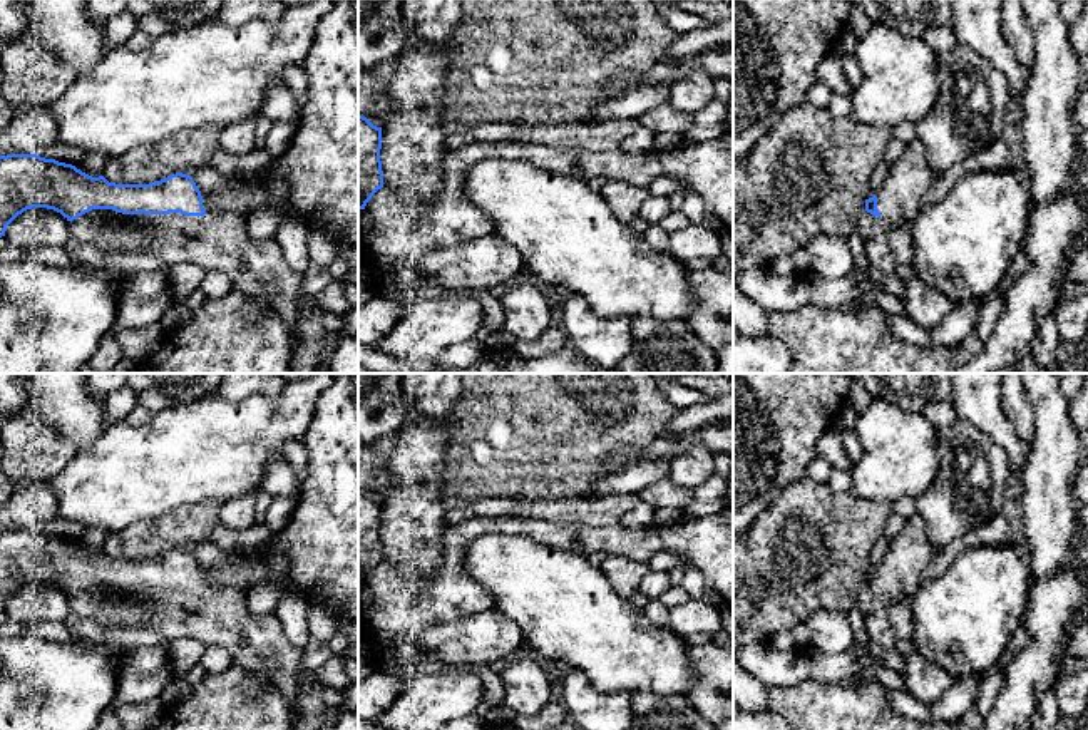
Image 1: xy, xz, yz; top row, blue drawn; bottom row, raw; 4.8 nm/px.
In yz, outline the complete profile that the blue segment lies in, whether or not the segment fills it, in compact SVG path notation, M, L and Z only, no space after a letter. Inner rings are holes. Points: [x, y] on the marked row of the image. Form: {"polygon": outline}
{"polygon": "M875 194L865 199L865 213L859 218L855 231L864 239L869 265L879 268L889 276L896 276L897 263L887 246L887 233L880 223Z"}

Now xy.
{"polygon": "M37 154L0 156L0 238L7 226L23 211L47 208L67 221L92 209L112 209L122 214L149 214L152 221L151 253L167 265L194 263L206 271L226 275L233 290L256 296L281 316L296 345L298 315L305 305L301 273L293 270L275 238L249 236L246 218L231 213L206 213L203 196L191 176L176 172L149 184L115 184L104 176L92 177L72 164L45 159Z"}

